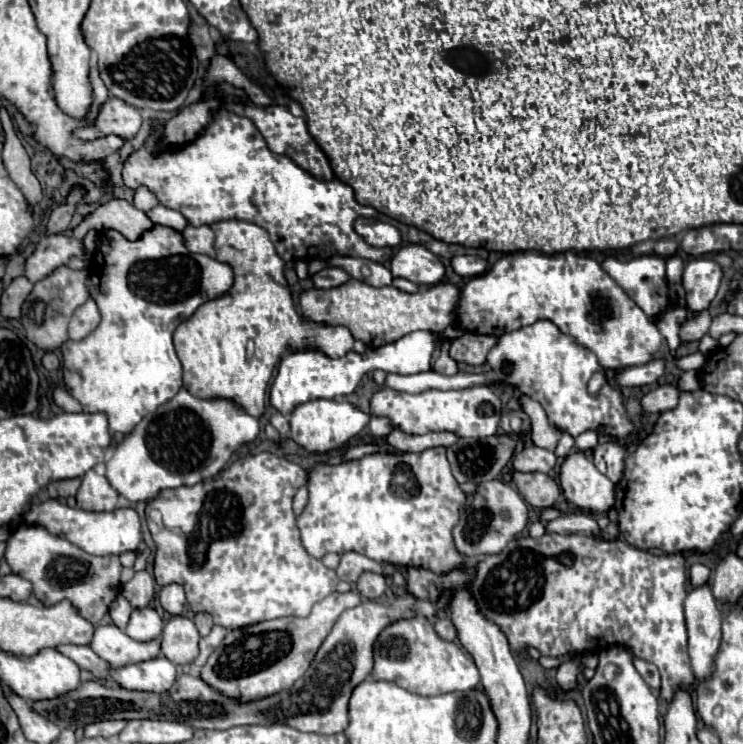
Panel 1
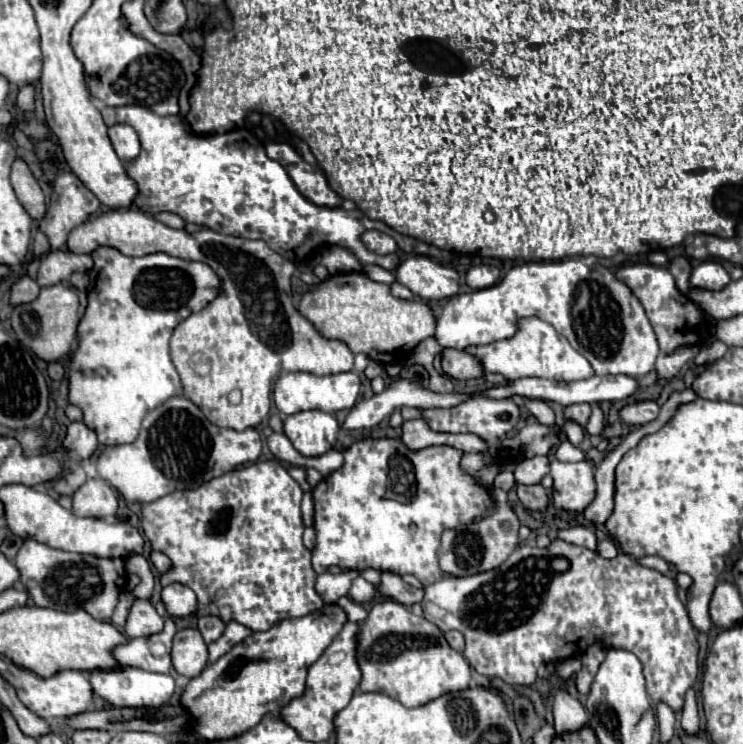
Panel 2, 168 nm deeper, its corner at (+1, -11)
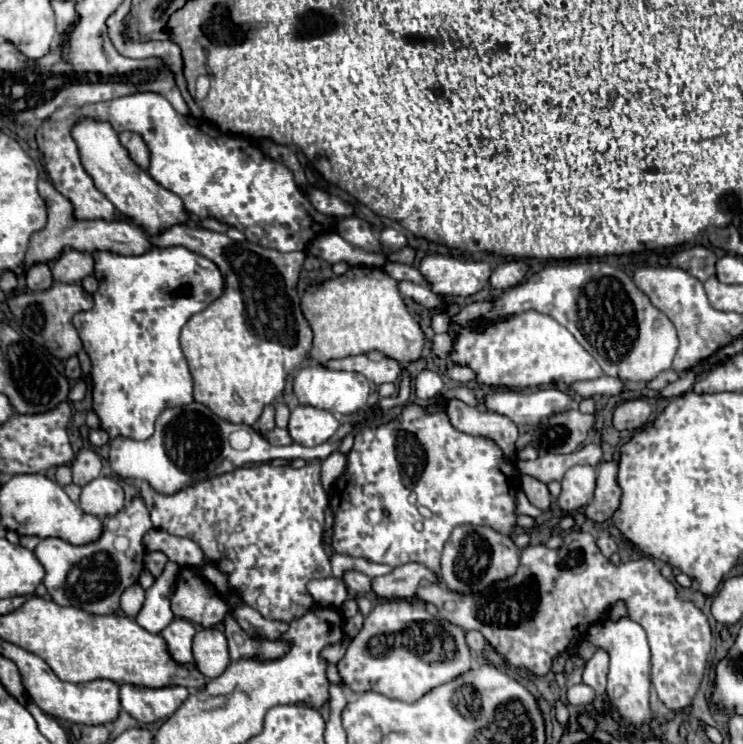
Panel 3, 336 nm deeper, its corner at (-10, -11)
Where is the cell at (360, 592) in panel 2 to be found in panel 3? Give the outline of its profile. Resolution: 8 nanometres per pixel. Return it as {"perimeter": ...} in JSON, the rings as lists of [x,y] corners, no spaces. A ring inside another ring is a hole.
{"perimeter":[[[346,571],[346,573],[344,573],[344,583],[346,583],[348,589],[356,591],[358,595],[370,595],[370,593],[372,593],[372,579],[366,577],[364,573]]]}

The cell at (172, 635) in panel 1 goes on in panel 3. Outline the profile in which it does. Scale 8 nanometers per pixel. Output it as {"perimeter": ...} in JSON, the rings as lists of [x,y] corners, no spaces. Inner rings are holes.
{"perimeter":[[[214,627],[196,631],[192,641],[192,655],[196,669],[208,679],[222,675],[226,665],[230,663],[226,637],[220,629]]]}

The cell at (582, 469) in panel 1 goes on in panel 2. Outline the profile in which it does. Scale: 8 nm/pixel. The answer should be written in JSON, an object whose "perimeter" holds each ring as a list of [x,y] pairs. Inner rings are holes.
{"perimeter":[[[551,461],[553,477],[553,505],[557,509],[581,513],[595,499],[593,467],[587,461],[561,463]]]}

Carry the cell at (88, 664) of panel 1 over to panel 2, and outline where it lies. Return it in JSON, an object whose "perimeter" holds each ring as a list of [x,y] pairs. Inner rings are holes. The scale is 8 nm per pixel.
{"perimeter":[[[121,667],[113,671],[93,671],[89,673],[89,681],[93,685],[93,691],[109,701],[113,707],[161,707],[165,705],[173,691],[175,691],[175,681],[171,675],[161,675],[161,673],[149,673],[143,669],[135,667]]]}

